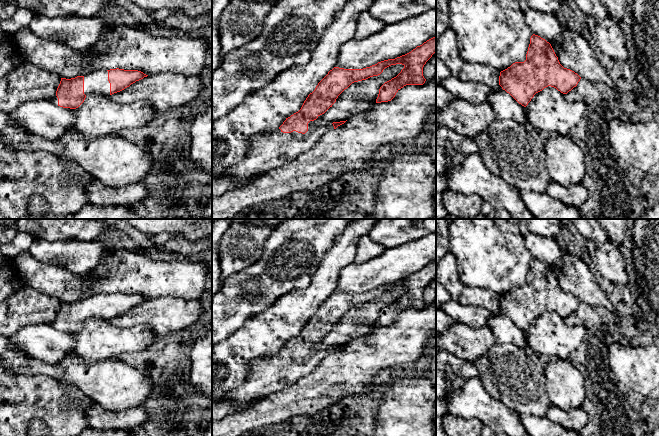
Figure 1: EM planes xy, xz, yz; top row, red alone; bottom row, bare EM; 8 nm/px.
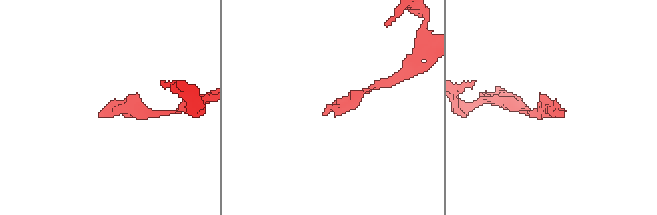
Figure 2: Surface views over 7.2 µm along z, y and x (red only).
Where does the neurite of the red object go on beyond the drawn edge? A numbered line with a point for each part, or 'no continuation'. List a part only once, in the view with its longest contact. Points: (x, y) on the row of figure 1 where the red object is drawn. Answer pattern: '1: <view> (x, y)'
1: xz (270, 150)

